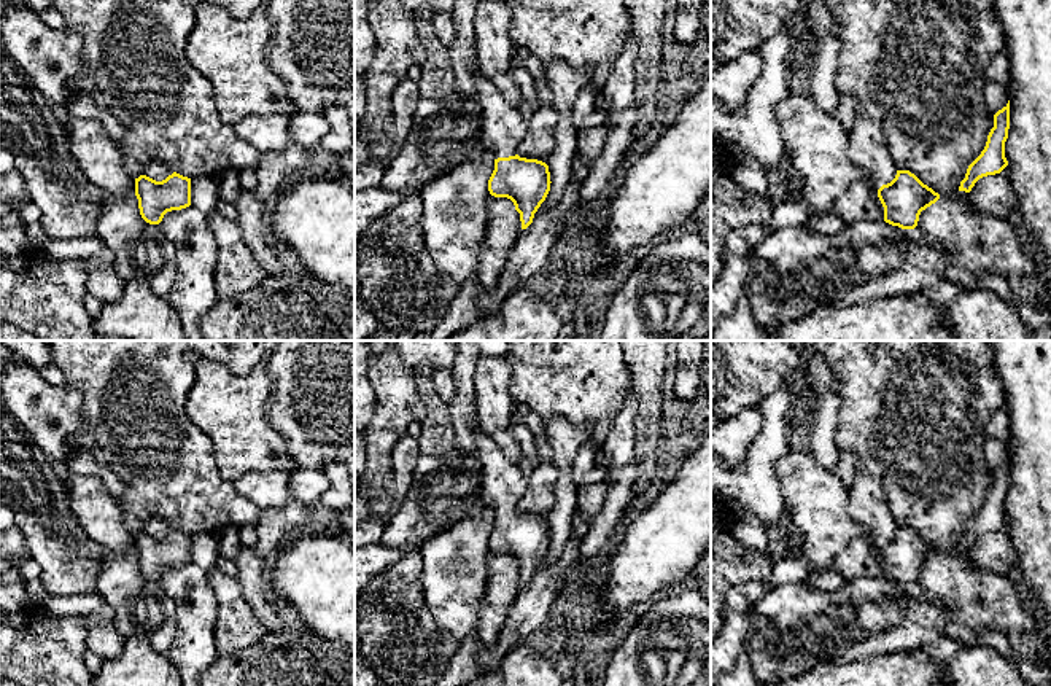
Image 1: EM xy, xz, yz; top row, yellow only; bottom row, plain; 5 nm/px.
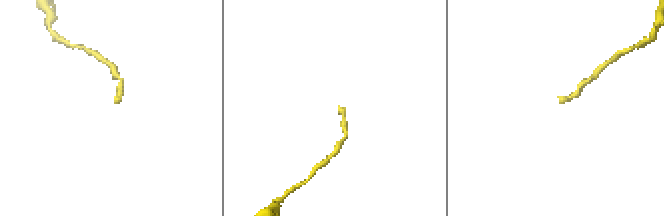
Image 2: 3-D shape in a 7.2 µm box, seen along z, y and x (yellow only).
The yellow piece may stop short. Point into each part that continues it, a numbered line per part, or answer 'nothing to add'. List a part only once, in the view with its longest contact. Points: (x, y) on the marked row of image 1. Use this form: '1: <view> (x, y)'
1: yz (857, 202)

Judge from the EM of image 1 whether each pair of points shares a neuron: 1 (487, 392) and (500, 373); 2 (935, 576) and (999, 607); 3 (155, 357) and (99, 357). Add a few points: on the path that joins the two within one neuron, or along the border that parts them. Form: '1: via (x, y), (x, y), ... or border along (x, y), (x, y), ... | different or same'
1: via (492, 387), (495, 378) | same
2: via (951, 580), (983, 597) | same
3: via (140, 357), (113, 357) | same

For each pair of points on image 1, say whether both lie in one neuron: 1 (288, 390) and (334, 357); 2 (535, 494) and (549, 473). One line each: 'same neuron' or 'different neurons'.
1: same neuron
2: same neuron

